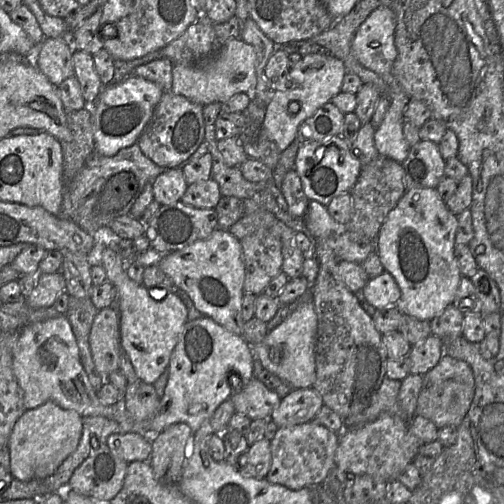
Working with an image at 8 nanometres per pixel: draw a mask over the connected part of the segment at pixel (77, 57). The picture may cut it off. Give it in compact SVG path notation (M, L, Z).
M82 51L73 52L74 75L77 77L82 95L90 105L96 101L104 87L99 74L96 71L93 55Z

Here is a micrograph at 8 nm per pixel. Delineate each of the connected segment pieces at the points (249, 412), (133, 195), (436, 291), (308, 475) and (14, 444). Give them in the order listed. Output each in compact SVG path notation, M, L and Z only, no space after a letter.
M253 377L245 385L240 378L240 383L236 385L230 400L236 413L244 414L251 420L270 420L270 415L279 405L281 398L263 382Z
M137 143L113 156L100 156L95 151L78 174L66 183L61 211L56 216L75 222L93 236L99 228L109 226L116 218L129 214L146 185L153 183L166 169L145 156Z
M436 188L407 189L397 205L389 212L376 238L376 252L385 269L395 279L401 291L398 306L403 314L423 321L441 315L456 297L461 273L455 258L457 215L452 213Z
M315 421L279 428L270 442L271 466L266 479L290 490L318 487L334 468L338 442L339 434Z
M47 401L38 408L26 410L16 421L8 441L10 473L13 479L30 481L53 475L78 447L83 418L74 410L61 408Z

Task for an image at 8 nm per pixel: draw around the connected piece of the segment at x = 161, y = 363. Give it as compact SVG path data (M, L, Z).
M104 247L99 254L92 256L92 260L103 266L107 280L116 291L115 307L119 313L121 349L129 356L138 378L147 384L154 384L169 365L179 334L188 321L188 309L174 292L168 292L162 300L154 300L148 288L129 277L126 262L113 248Z

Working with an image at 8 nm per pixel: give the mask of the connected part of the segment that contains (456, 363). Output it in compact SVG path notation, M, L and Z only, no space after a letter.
M443 354L438 364L422 375L416 414L429 419L438 429L458 427L468 413L475 394L475 379L468 363Z

